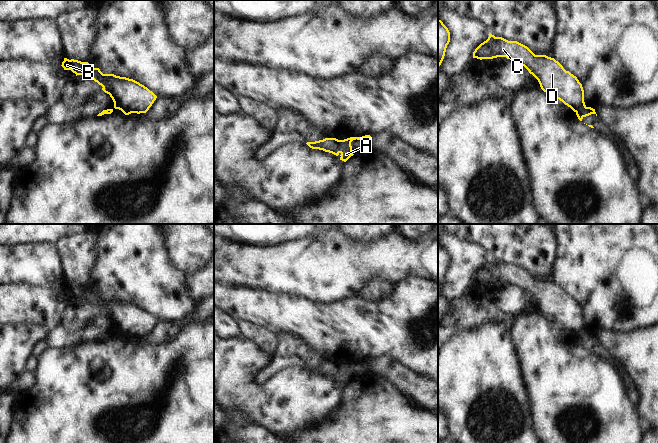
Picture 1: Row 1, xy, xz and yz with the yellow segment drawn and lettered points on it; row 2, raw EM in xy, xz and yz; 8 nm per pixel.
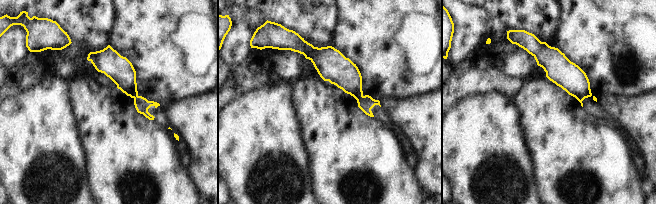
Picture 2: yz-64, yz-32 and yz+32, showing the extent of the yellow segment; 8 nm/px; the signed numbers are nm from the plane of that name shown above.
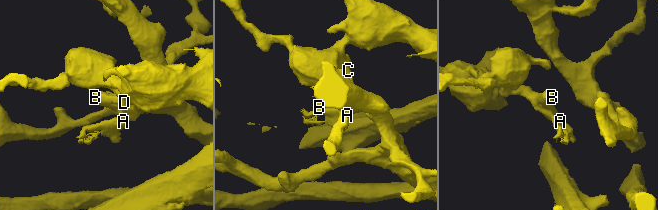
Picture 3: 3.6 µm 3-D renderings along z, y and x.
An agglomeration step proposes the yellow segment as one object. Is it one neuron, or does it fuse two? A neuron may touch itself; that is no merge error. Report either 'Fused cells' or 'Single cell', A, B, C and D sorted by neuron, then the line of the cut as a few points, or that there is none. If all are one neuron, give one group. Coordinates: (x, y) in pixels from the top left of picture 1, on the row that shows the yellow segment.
Fused cells. Groups: A / B C D. Split along yz (585, 106), (576, 112).

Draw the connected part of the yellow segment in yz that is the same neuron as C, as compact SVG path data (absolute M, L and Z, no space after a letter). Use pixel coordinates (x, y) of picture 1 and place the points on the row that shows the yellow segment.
M489 34L488 39L481 43L473 52L473 58L480 60L493 59L497 57L506 57L507 59L518 62L524 66L529 73L538 80L540 87L544 92L553 95L570 107L574 112L586 107L582 84L576 76L571 74L569 71L566 71L554 58L546 55L535 55L527 46L517 41L508 41L502 37L495 37L492 34Z

